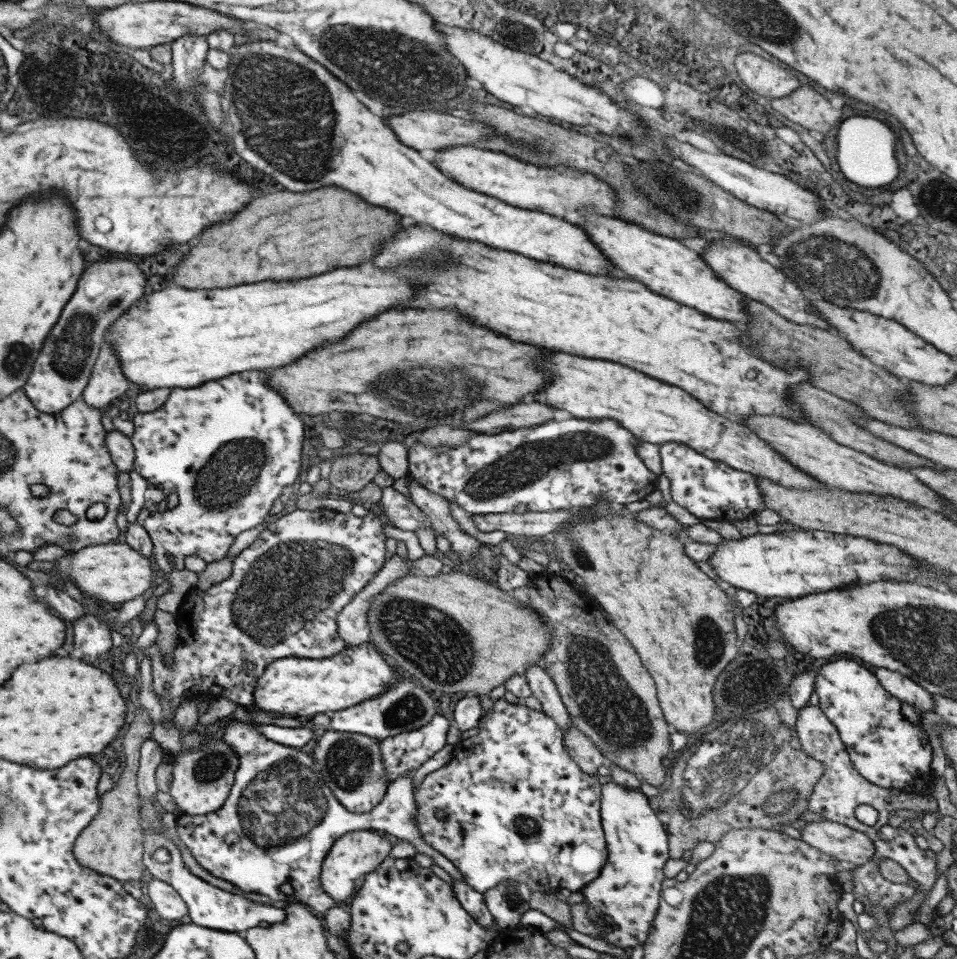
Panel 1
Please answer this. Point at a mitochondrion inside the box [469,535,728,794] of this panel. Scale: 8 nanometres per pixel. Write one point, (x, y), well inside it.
(608, 703)

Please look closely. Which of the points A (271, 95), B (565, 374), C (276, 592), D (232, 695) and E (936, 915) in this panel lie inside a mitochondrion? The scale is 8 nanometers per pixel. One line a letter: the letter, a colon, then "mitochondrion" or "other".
A: mitochondrion
B: other
C: mitochondrion
D: other
E: other

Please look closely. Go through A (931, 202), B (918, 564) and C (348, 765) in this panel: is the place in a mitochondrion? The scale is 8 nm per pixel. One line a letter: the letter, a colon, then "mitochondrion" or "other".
A: other
B: other
C: mitochondrion

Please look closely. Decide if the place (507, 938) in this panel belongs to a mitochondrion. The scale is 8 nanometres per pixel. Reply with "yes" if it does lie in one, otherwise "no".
no

